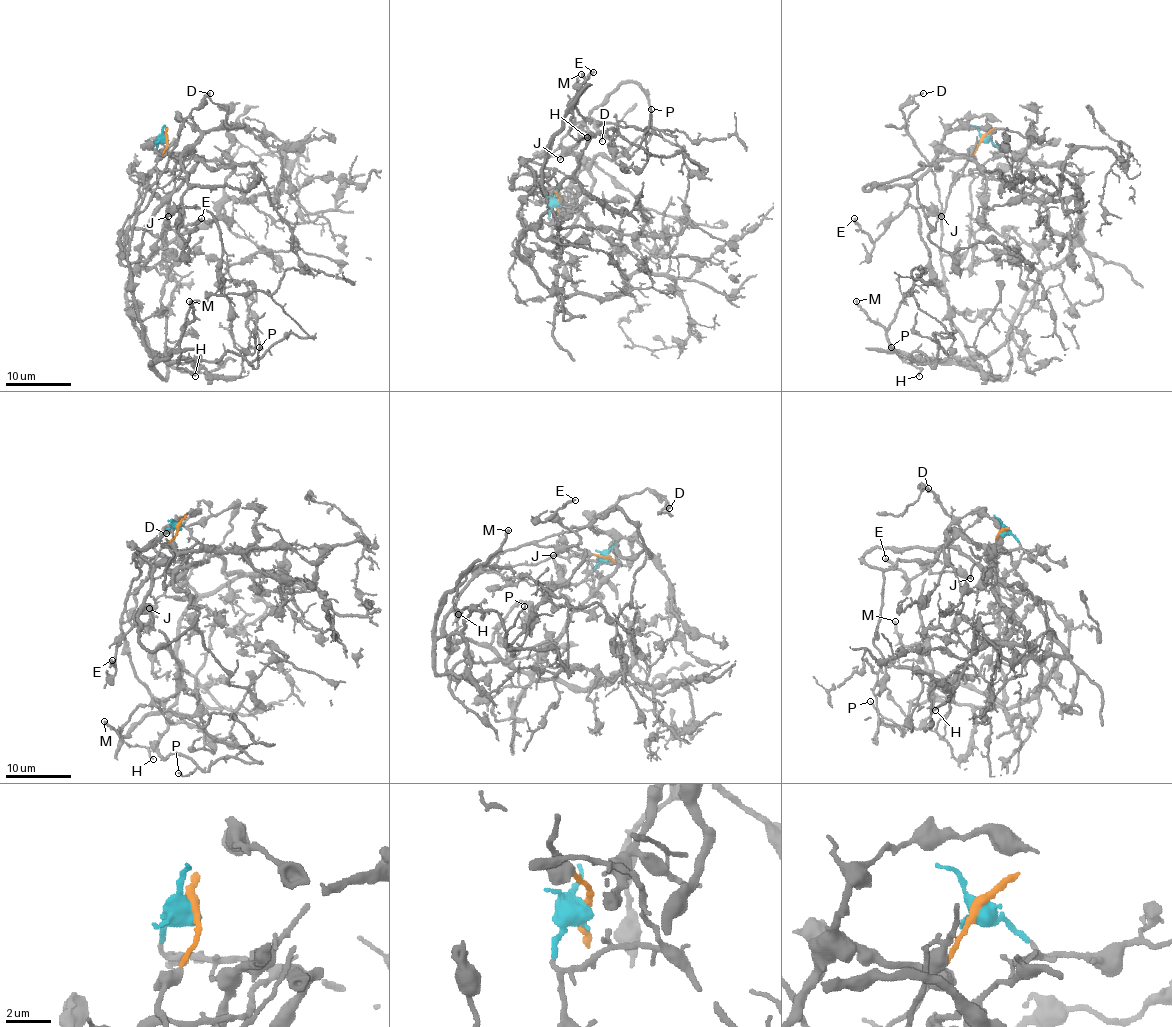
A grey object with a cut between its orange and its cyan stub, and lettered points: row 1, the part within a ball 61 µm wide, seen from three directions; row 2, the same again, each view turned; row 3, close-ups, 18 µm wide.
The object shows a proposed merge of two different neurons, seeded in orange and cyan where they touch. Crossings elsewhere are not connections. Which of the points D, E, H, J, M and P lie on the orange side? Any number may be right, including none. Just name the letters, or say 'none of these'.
D, H, M

